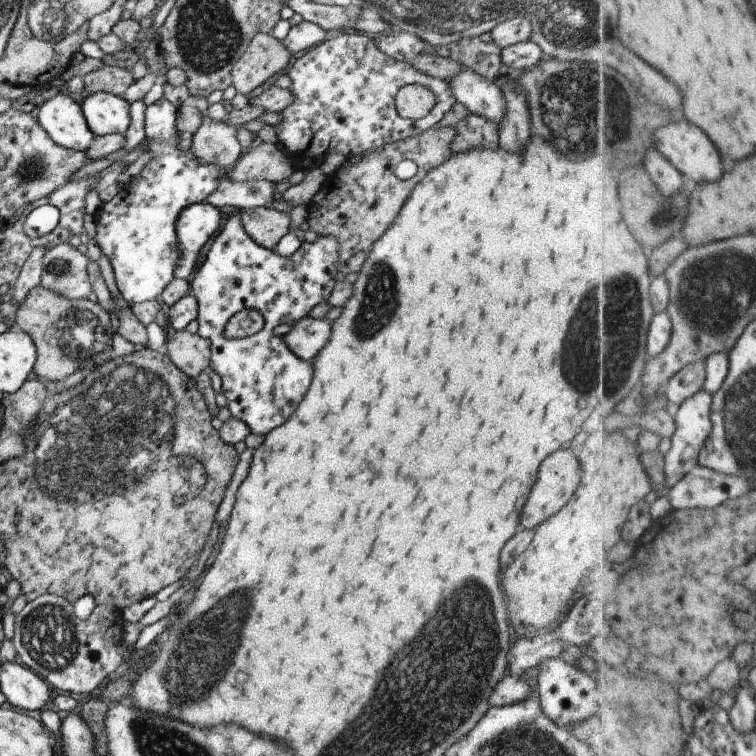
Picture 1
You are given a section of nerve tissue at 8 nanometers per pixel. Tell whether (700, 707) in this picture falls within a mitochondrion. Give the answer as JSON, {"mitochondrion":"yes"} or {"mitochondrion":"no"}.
{"mitochondrion":"no"}

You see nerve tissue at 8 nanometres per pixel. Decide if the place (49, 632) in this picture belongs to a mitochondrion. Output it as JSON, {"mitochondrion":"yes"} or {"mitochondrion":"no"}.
{"mitochondrion":"yes"}

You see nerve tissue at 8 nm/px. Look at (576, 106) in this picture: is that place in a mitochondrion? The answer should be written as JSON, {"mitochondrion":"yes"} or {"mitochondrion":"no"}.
{"mitochondrion":"yes"}

